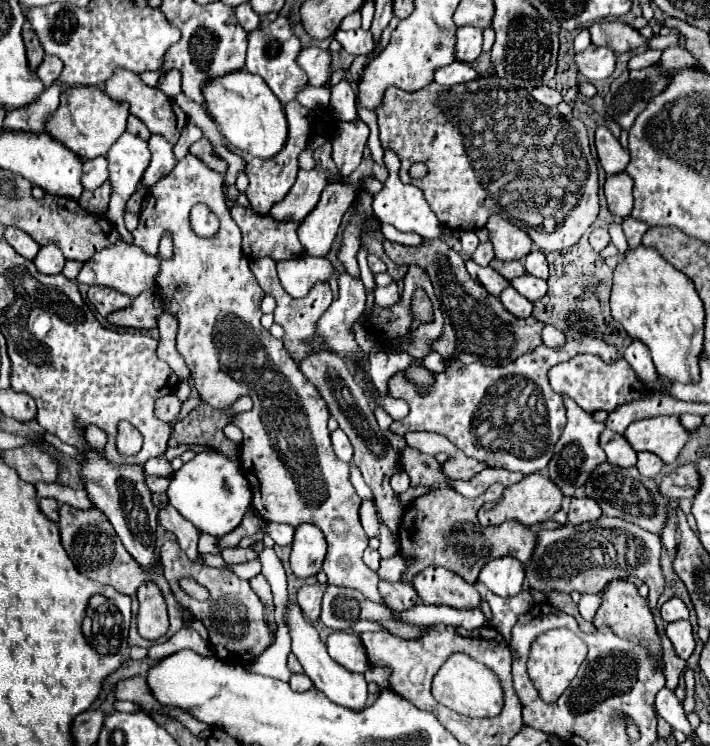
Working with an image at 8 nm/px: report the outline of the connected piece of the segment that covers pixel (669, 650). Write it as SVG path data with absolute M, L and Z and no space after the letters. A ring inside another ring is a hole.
M664 636L662 638L662 650L664 650L664 676L666 676L666 688L676 690L678 686L678 678L686 666L684 660L680 660L670 644L670 640Z

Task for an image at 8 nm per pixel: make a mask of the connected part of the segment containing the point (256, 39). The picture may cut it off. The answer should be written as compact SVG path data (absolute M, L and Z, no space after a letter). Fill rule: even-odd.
M278 16L274 22L264 18L256 30L248 32L248 52L246 52L244 68L252 74L262 76L262 80L270 86L270 90L276 94L282 106L294 100L300 86L306 86L308 82L306 74L296 64L296 54L300 52L300 48L302 48L300 40L292 34L288 18L282 18L282 16Z

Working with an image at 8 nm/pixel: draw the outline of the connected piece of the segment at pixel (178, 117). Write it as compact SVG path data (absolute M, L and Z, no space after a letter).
M124 68L116 70L116 72L112 74L112 78L106 80L106 88L104 88L104 90L106 90L106 94L108 94L110 98L128 102L128 104L130 104L130 112L132 112L134 116L138 116L138 118L146 124L146 128L148 128L152 134L162 134L170 144L176 144L176 142L178 142L182 128L188 124L188 116L180 110L180 106L178 106L172 98L168 98L166 94L162 94L158 88L146 86L146 84L140 80L140 76L134 74L134 72L128 72L128 70L124 70Z

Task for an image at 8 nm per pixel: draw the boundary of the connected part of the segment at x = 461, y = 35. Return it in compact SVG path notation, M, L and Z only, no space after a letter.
M460 26L456 30L456 60L472 62L482 52L482 30L472 26Z

